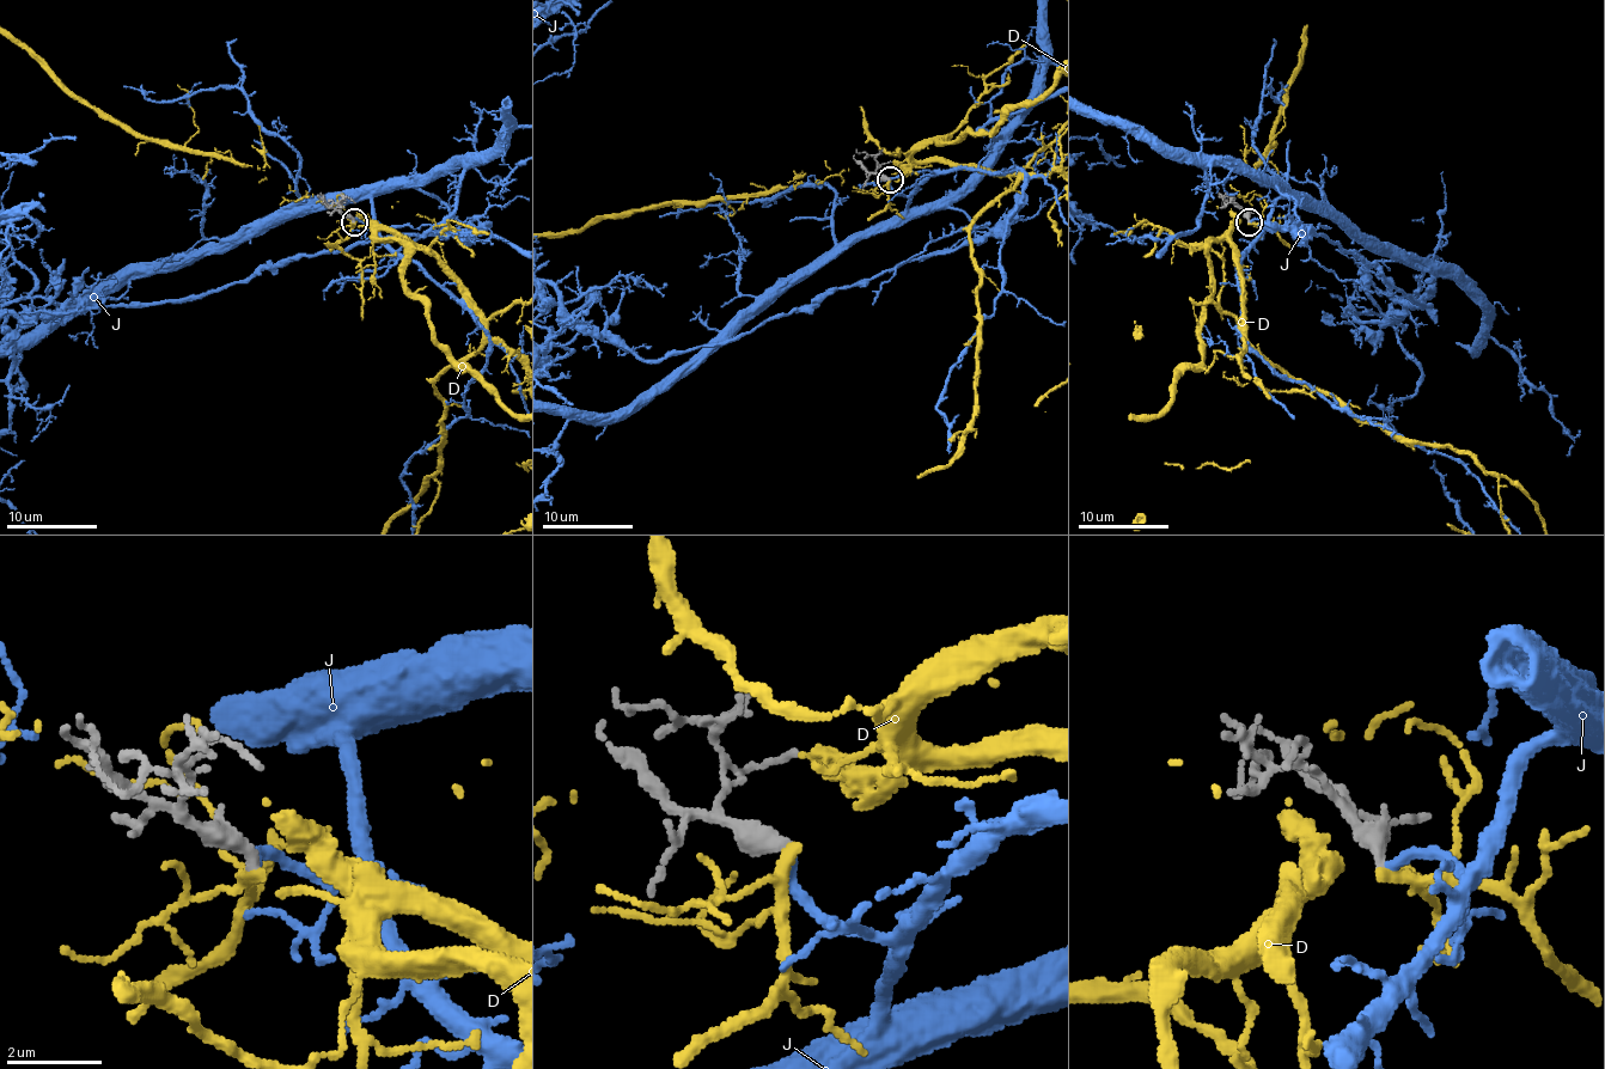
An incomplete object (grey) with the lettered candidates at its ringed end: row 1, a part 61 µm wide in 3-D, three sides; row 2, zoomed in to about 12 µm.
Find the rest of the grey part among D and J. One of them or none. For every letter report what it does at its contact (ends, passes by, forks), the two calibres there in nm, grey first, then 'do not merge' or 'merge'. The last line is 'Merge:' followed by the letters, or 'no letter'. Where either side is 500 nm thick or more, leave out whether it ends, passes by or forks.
D: it passes by; calibres 280 and 200 nm; do not merge
J: it ends; calibres 280 and 220 nm; merge
Merge: J

